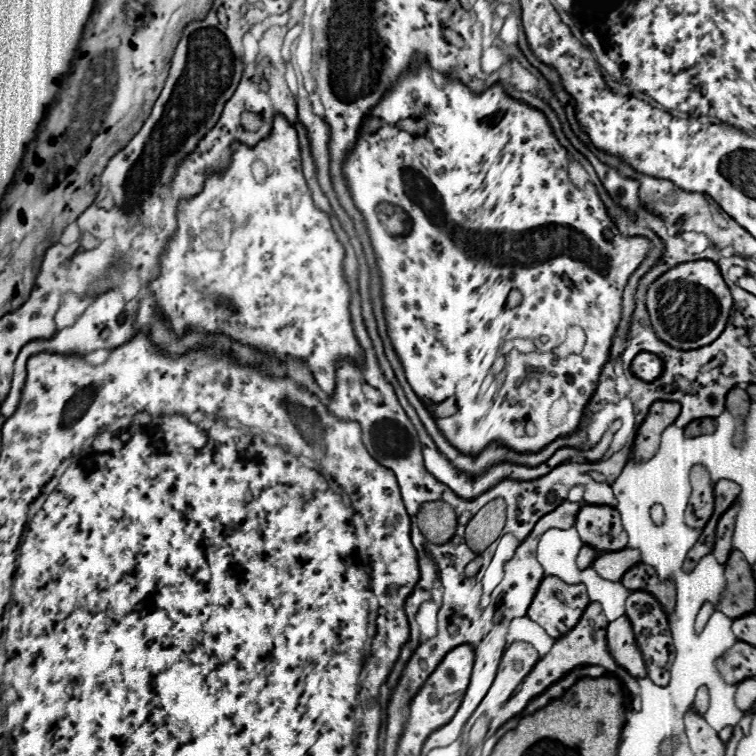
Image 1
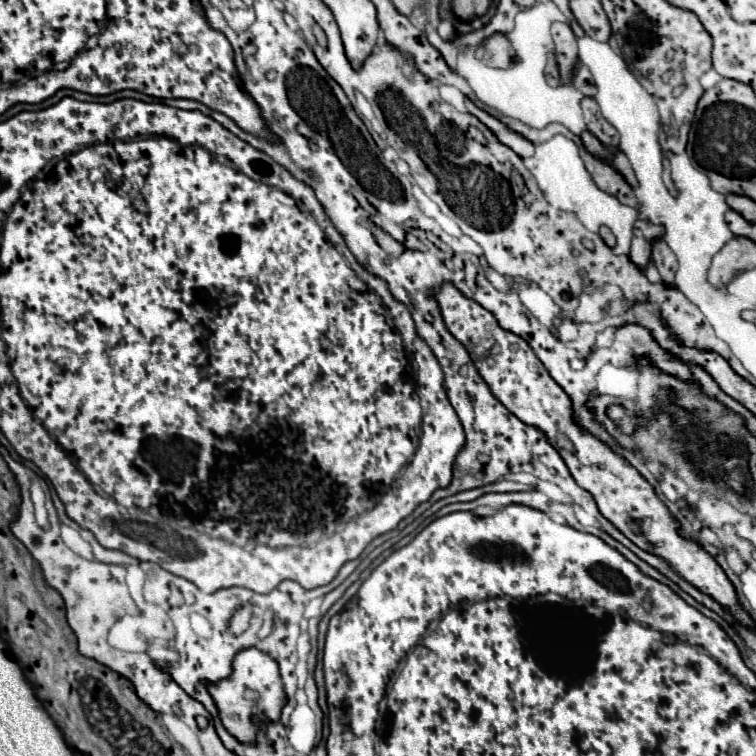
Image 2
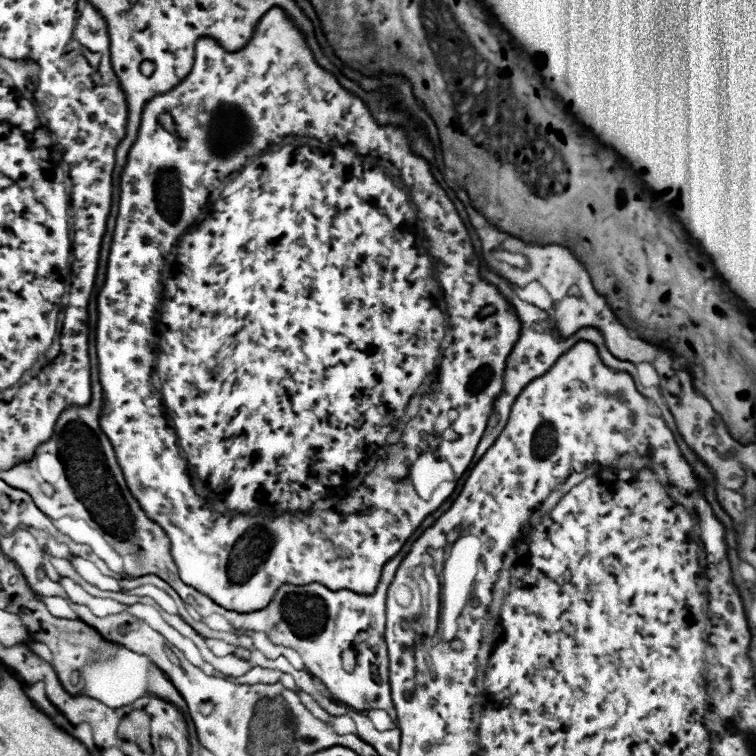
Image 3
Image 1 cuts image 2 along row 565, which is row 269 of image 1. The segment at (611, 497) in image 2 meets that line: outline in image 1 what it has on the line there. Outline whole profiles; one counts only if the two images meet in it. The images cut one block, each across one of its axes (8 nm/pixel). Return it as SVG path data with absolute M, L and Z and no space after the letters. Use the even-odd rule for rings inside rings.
M694 260L678 264L656 278L646 290L644 304L652 330L662 342L678 350L696 350L722 334L730 316L732 296L712 260Z

